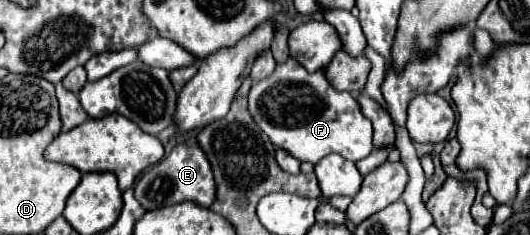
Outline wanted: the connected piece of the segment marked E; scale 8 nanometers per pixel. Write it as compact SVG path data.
M195 141L179 143L167 157L149 167L141 179L133 187L135 199L149 211L167 205L175 205L181 201L193 201L199 207L209 207L215 201L215 179L211 173L211 165Z

